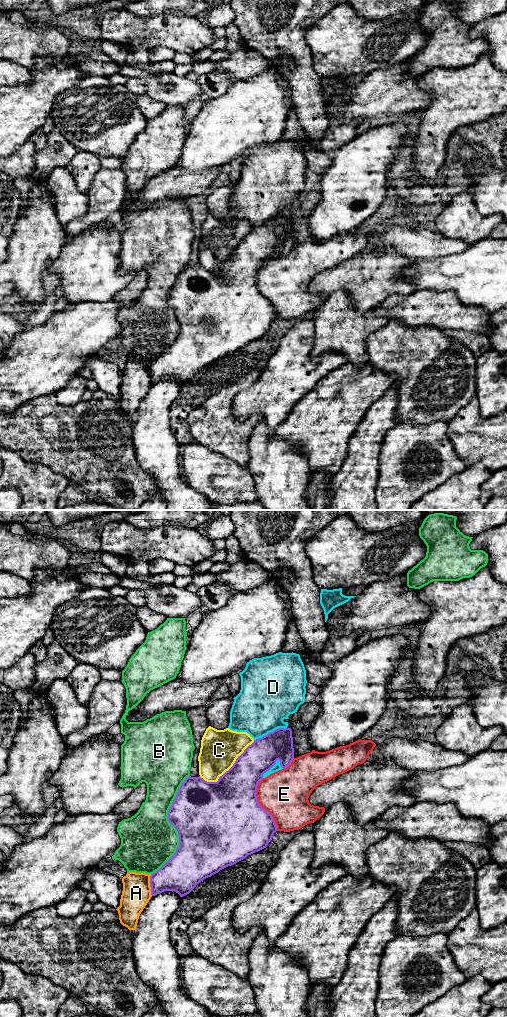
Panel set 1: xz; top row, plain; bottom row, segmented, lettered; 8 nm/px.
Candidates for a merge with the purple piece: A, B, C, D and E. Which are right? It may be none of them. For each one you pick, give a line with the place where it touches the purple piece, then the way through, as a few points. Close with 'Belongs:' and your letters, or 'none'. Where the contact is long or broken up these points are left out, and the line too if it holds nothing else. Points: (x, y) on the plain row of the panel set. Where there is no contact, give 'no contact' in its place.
Belongs: none

